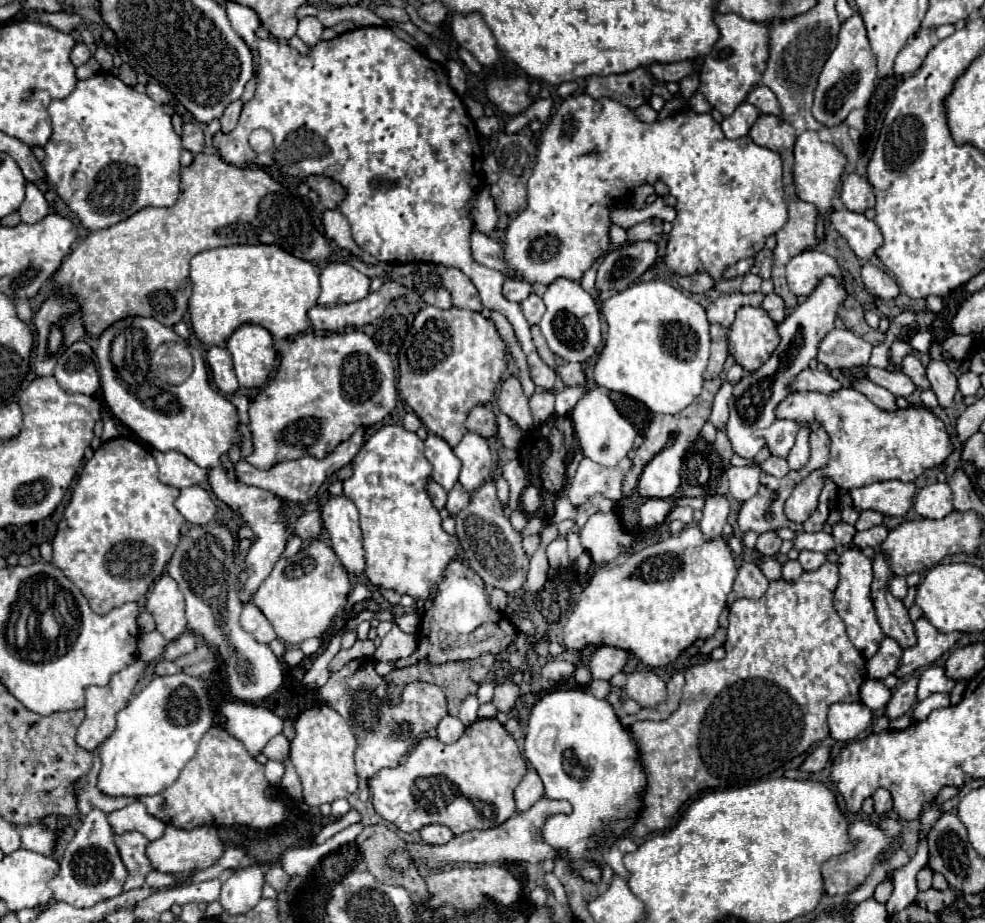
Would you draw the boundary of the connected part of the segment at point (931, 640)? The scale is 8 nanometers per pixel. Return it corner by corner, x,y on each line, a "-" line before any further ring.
928,620
916,622
916,638
918,644
914,648
904,648
900,654
898,668
894,670
896,678
906,678
910,672
916,672
928,664
932,664
936,658
940,658
946,650
950,650
958,640
960,632
940,634

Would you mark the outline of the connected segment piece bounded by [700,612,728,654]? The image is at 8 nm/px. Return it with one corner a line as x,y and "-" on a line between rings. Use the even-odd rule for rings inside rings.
724,612
720,616
720,628
718,628
718,632
704,642
704,646
700,648
700,654
710,654
716,646
722,646
724,640
726,640
726,628
728,628
728,620
726,620
726,612

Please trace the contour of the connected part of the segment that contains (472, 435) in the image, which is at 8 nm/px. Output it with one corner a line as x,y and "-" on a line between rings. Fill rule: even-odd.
468,432
454,448
454,454
462,462
460,484
466,488
466,492
474,492
480,484
490,480
494,466
486,438
476,432

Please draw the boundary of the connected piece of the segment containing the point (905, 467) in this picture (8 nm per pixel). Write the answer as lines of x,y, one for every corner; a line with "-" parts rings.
840,388
832,394
820,392
796,392
786,396
778,408
778,418
788,418
798,424
820,422
830,434
830,458
820,470
810,472
786,500
786,516
796,524
802,524
818,506
818,498
826,480
832,480
838,488
852,490
884,480
914,482
924,470
940,466
954,450
944,422
938,420
926,408
882,412
864,394
854,388

